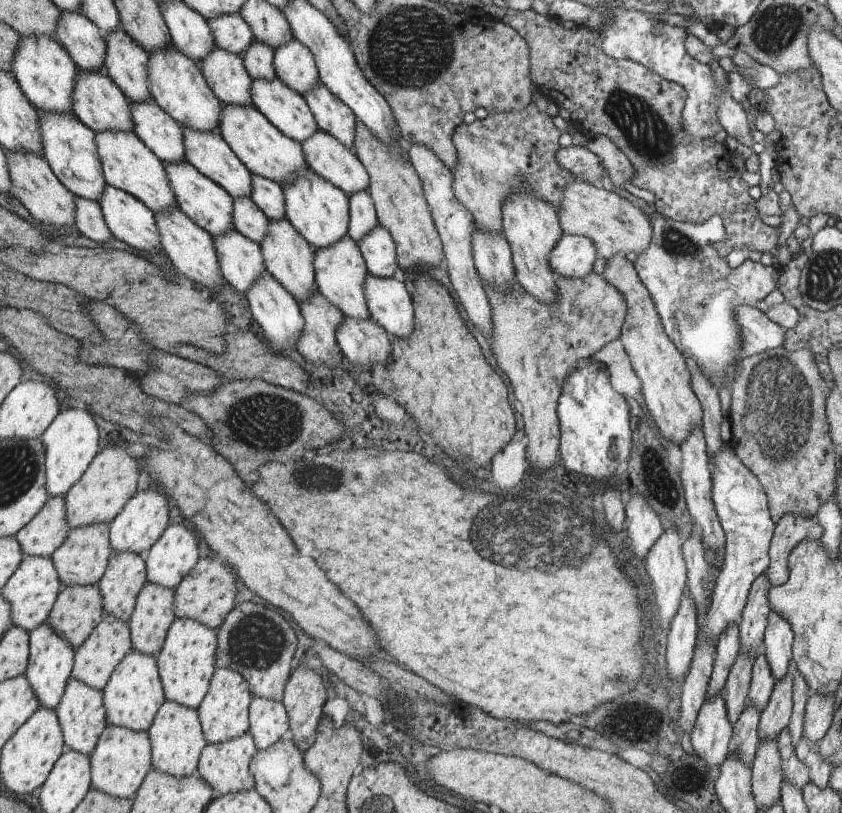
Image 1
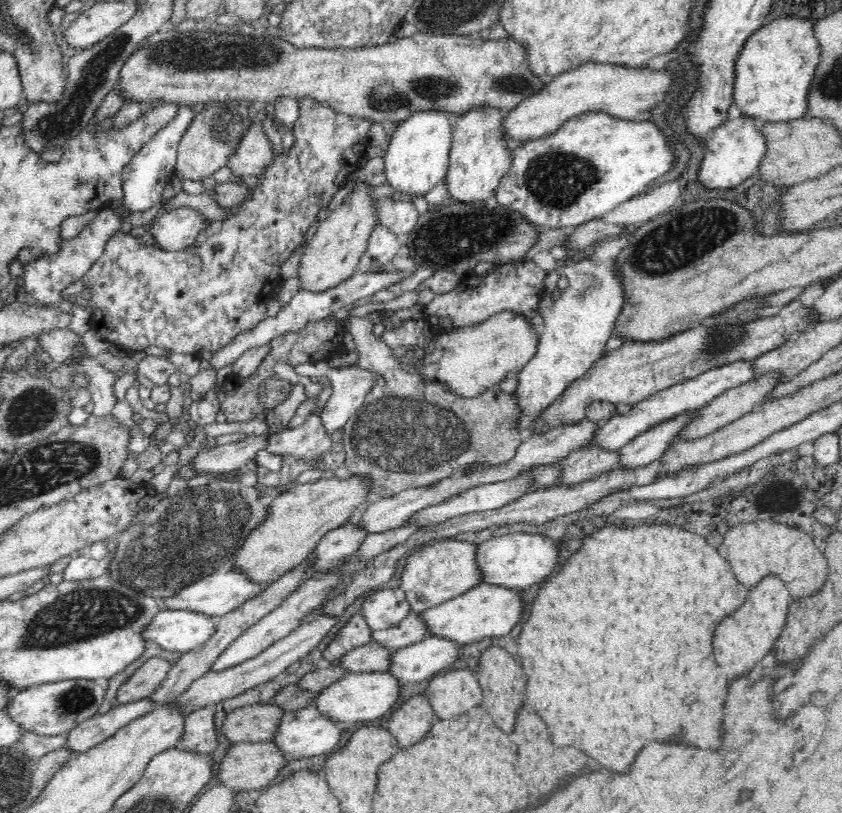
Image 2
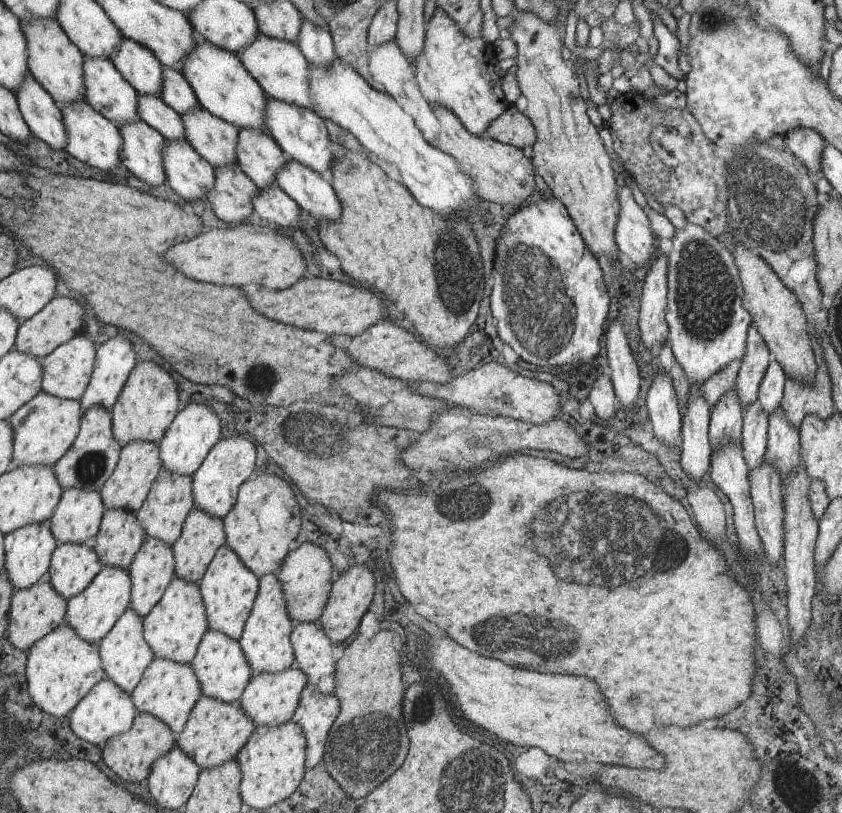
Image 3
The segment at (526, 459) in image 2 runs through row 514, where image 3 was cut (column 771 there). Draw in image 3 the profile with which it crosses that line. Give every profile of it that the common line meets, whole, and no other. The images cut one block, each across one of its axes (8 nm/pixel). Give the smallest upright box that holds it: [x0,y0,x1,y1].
[758,358,787,418]

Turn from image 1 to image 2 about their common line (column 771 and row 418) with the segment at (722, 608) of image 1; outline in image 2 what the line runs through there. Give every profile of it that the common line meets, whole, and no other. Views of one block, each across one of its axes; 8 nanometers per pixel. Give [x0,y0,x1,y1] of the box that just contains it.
[513,257,623,435]

